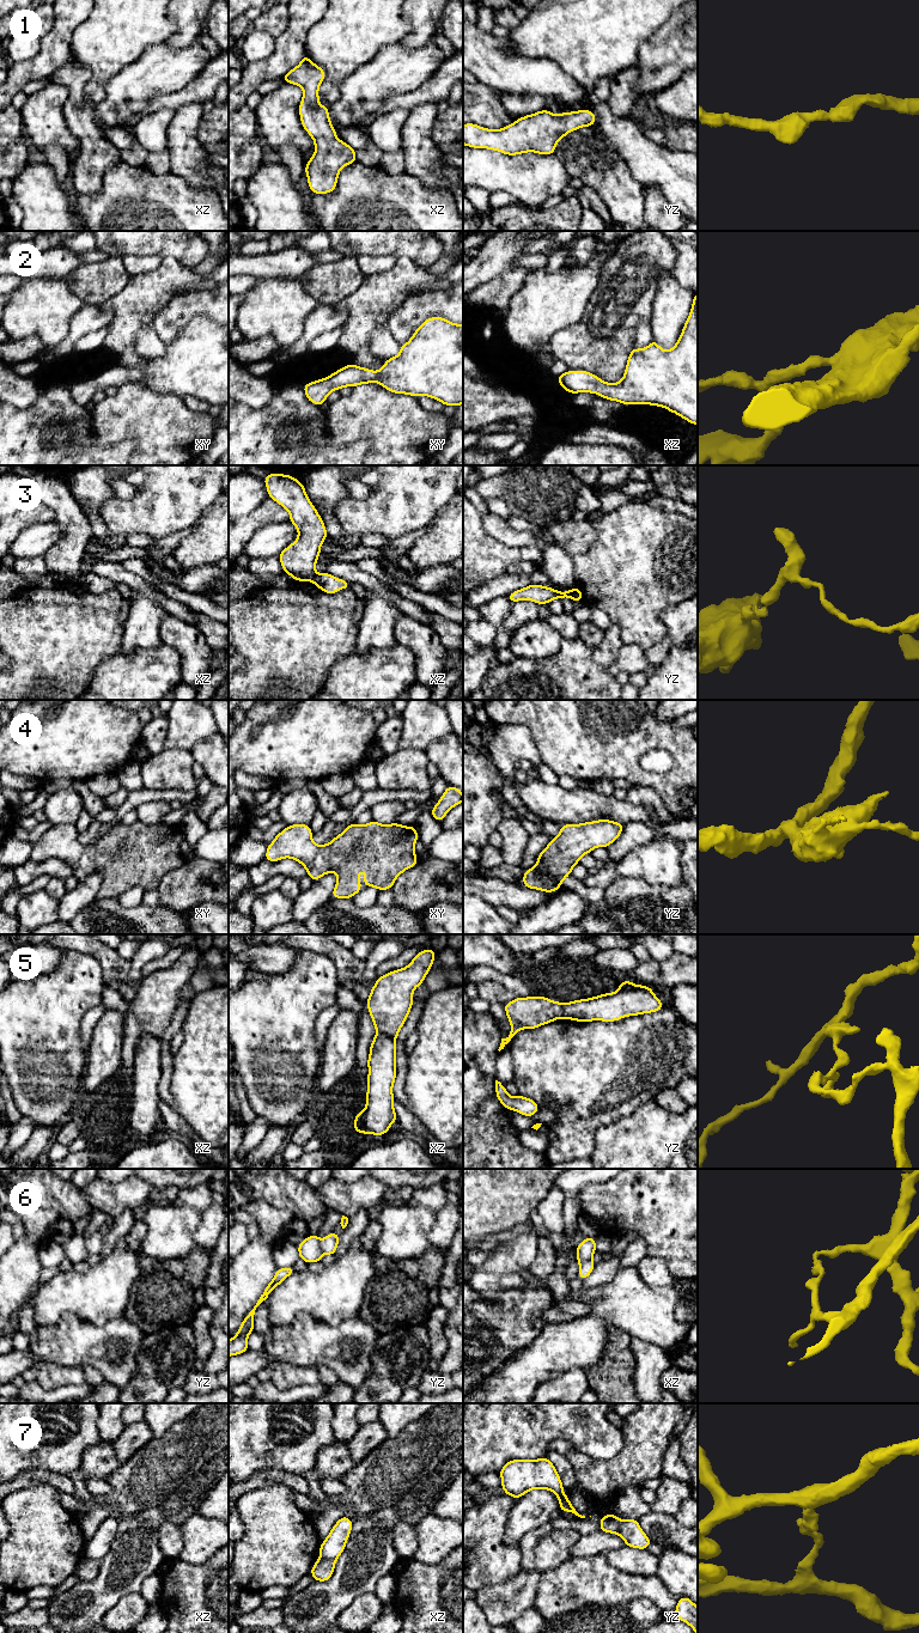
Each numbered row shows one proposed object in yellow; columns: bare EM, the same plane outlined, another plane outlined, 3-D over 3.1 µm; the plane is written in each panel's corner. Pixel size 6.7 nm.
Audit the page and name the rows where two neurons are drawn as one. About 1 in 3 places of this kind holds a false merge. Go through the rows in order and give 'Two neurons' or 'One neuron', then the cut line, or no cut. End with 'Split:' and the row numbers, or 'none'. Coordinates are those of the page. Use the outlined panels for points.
1: One neuron. No split
2: One neuron. No split
3: Two neurons. Split along yz (571, 590), (573, 599)
4: One neuron. No split
5: Two neurons. Split along xz (377, 1031), (394, 1039)
6: Two neurons. Split along yz (320, 1241), (320, 1248), (323, 1253)
7: Two neurons. Split along xz (320, 1558), (335, 1560)
Split: 3, 5, 6, 7

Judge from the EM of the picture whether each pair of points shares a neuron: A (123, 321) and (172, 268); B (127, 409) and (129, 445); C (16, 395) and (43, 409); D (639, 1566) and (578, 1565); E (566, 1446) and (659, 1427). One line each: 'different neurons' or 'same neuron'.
A: same neuron
B: different neurons
C: different neurons
D: different neurons
E: different neurons

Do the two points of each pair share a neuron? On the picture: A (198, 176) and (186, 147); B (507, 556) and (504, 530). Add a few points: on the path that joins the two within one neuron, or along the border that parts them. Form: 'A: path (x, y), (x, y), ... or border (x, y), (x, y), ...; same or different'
A: path (195, 169), (188, 160), (187, 154); same
B: border (484, 529), (503, 543), (517, 548); different

